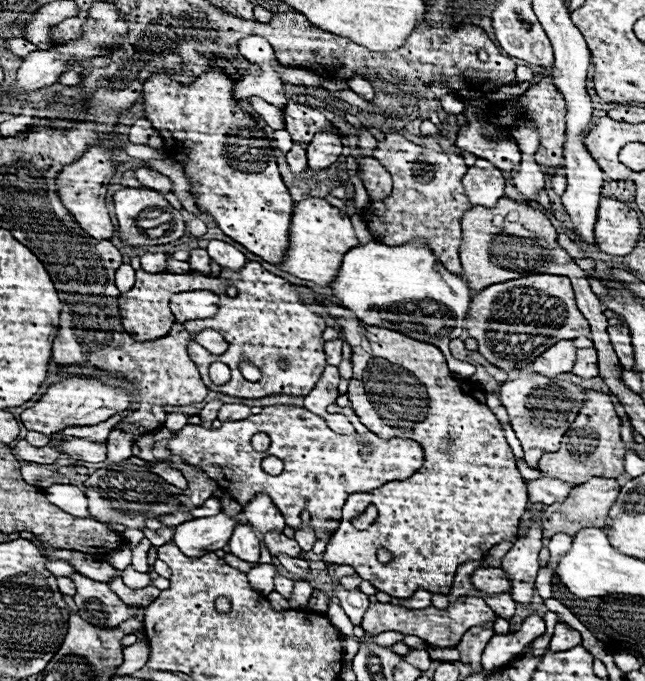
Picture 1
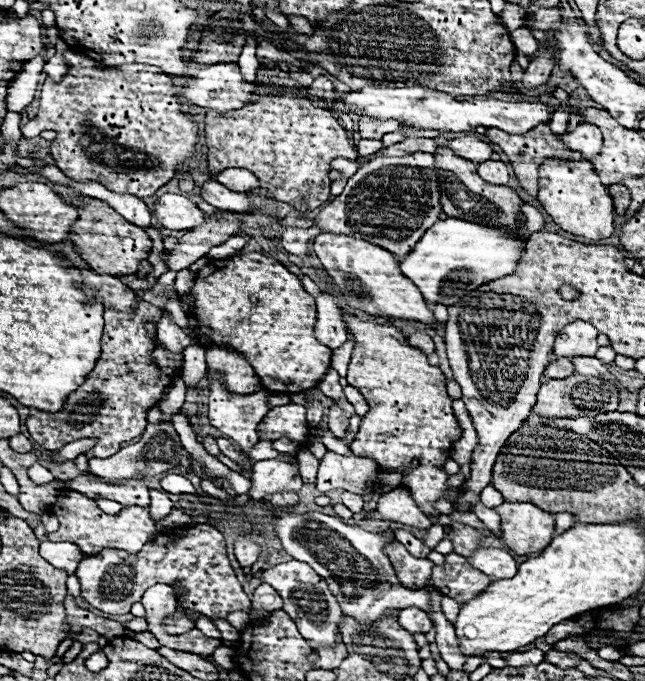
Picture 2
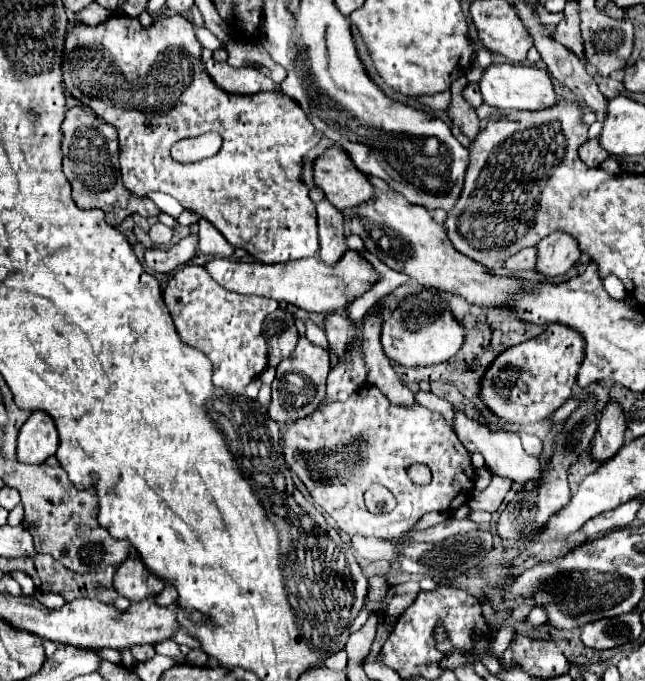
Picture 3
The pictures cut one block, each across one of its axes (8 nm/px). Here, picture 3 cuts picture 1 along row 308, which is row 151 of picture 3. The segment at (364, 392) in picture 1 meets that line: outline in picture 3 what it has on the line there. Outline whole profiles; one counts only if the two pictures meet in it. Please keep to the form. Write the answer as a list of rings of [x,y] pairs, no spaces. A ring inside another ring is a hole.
[[[336,144],[314,162],[314,182],[342,212],[362,206],[374,196],[374,186],[368,176],[362,174],[348,152],[336,148]]]

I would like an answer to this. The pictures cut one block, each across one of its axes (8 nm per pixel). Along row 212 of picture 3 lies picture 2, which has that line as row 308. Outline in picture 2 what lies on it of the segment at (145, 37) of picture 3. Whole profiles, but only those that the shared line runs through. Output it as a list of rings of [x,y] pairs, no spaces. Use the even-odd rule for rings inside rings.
[[[242,252],[232,258],[218,260],[218,266],[208,264],[198,272],[192,296],[196,298],[194,316],[200,322],[198,340],[210,342],[210,346],[224,340],[224,348],[244,354],[268,392],[302,392],[316,386],[318,380],[322,380],[322,376],[328,372],[332,350],[314,338],[314,298],[304,290],[298,276],[288,272],[278,260],[268,258],[262,252]]]

